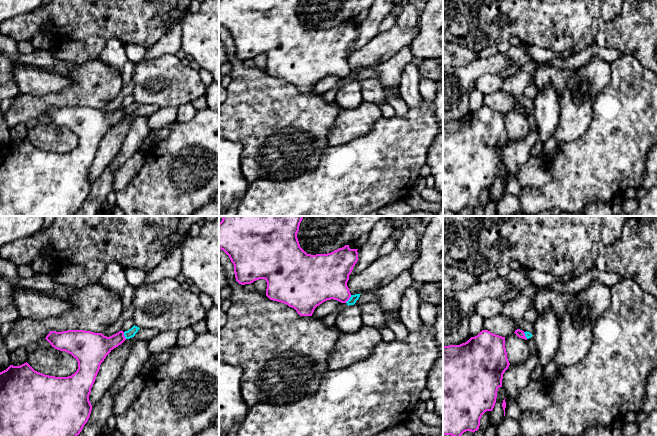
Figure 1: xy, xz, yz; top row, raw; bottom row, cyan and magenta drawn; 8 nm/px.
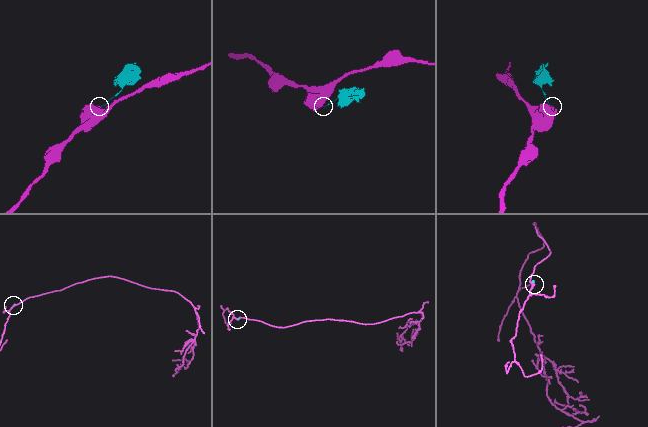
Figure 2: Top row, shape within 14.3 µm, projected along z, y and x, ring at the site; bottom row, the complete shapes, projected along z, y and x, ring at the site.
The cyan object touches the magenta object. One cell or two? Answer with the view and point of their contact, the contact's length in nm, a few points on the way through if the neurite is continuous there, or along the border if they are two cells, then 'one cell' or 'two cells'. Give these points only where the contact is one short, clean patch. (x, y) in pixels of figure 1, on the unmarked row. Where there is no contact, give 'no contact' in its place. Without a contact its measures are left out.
contact xz (349, 75); length 80 nm; border xz (351, 71), (345, 78); two cells

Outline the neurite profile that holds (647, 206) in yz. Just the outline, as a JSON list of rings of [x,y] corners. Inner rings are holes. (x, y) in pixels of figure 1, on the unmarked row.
[[[657,186],[648,190],[644,198],[638,201],[638,208],[630,216],[657,216]]]

